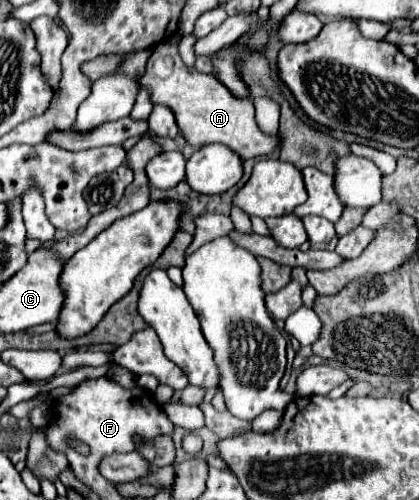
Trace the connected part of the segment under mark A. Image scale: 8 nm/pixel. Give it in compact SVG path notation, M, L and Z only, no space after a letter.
M177 33L177 37L163 41L161 47L157 45L147 63L147 73L141 77L141 87L151 89L151 101L171 107L181 135L195 147L203 147L205 143L223 143L237 151L241 159L253 159L273 153L279 147L281 139L279 135L267 135L257 129L253 101L235 97L215 75L187 69L177 51L179 39L181 35Z

